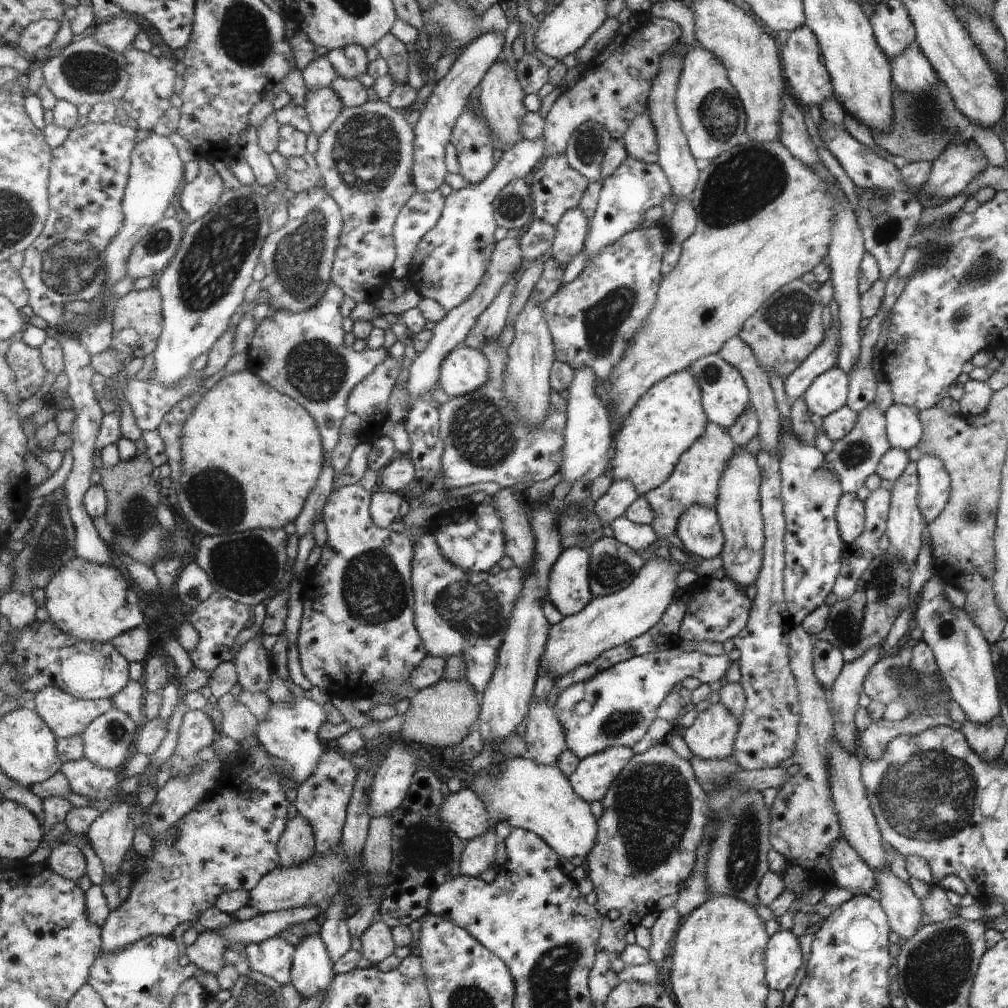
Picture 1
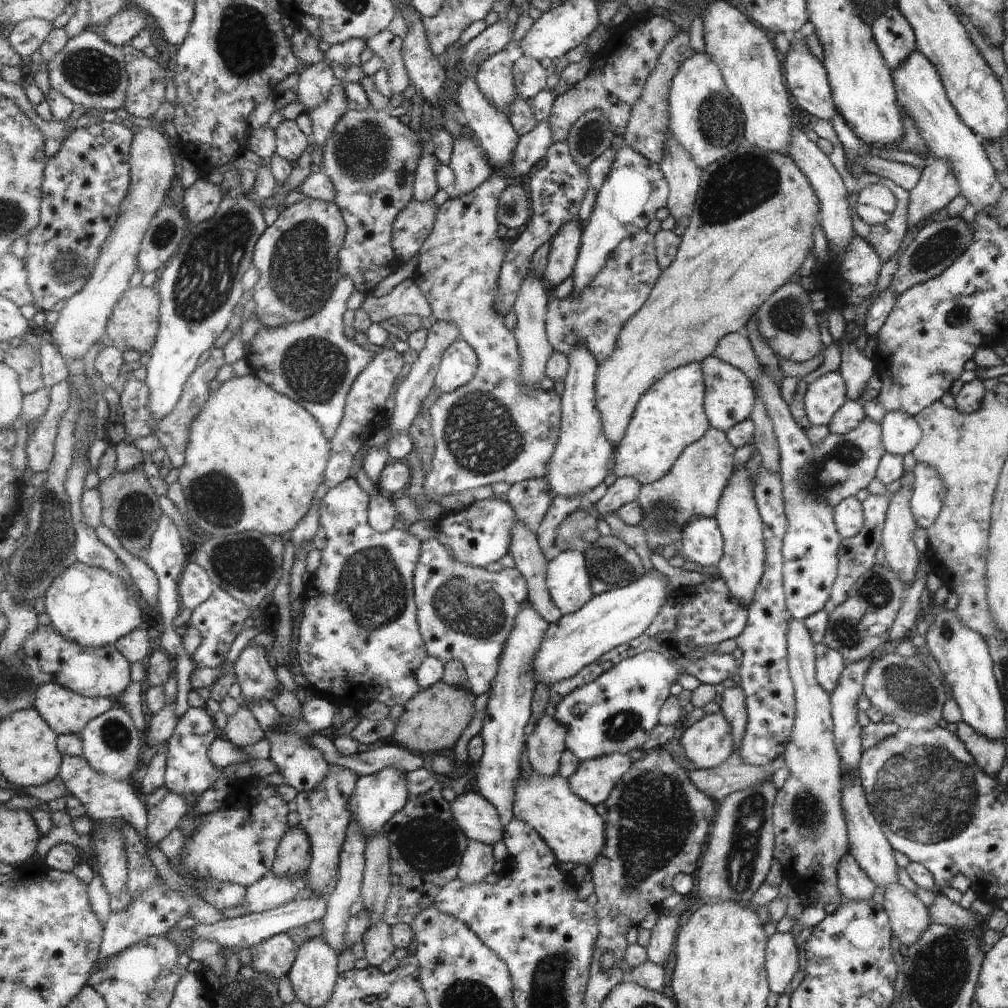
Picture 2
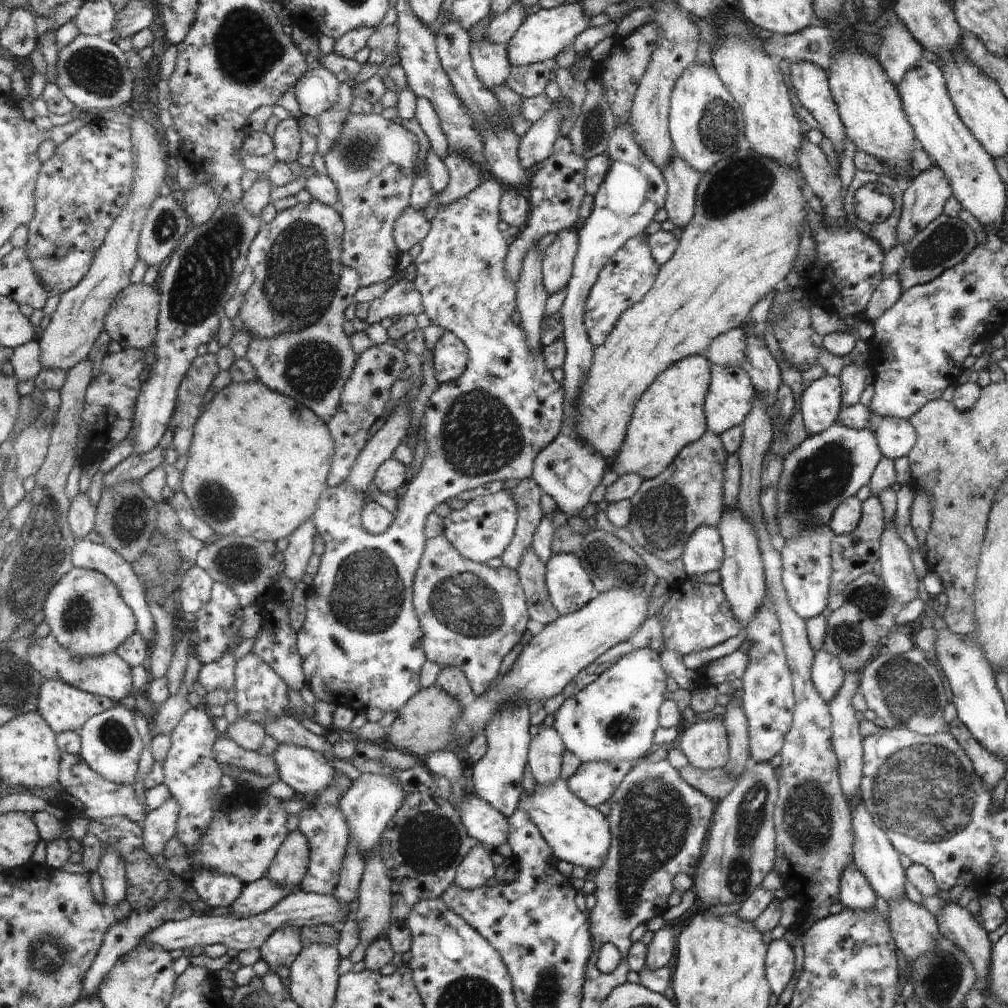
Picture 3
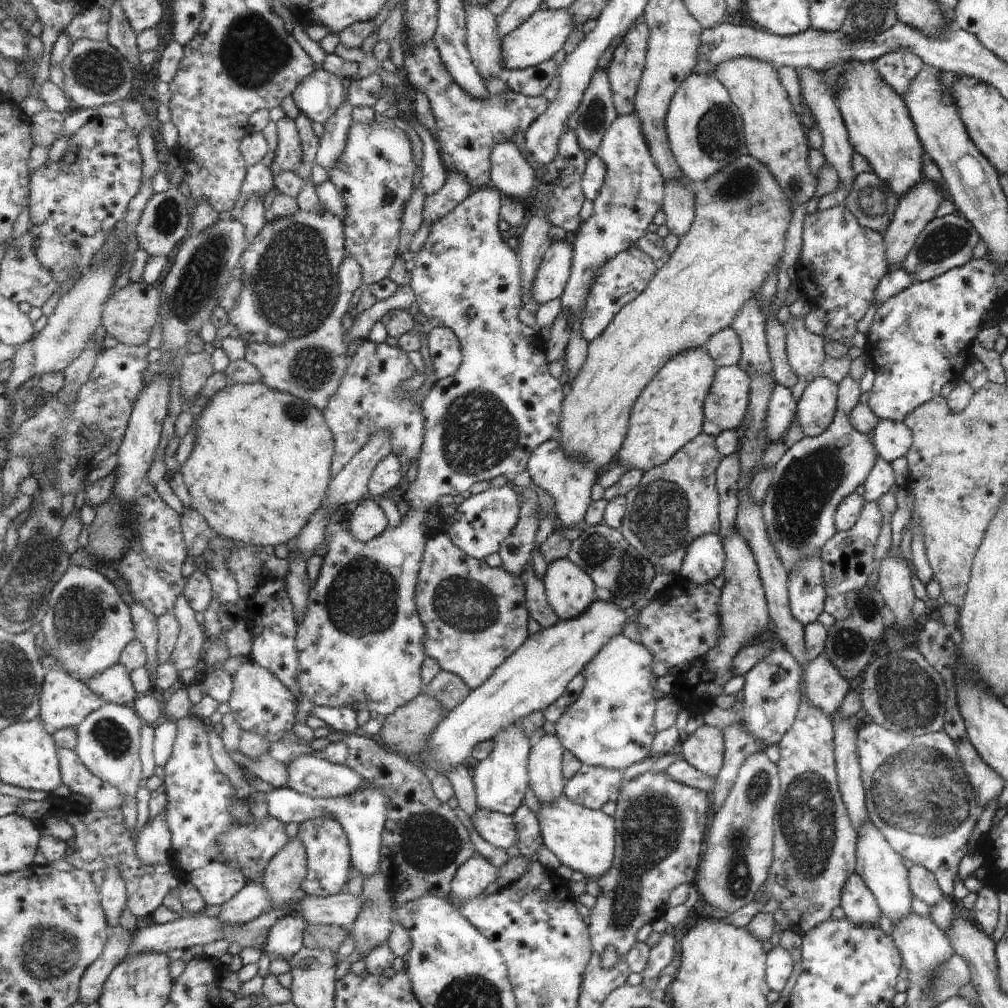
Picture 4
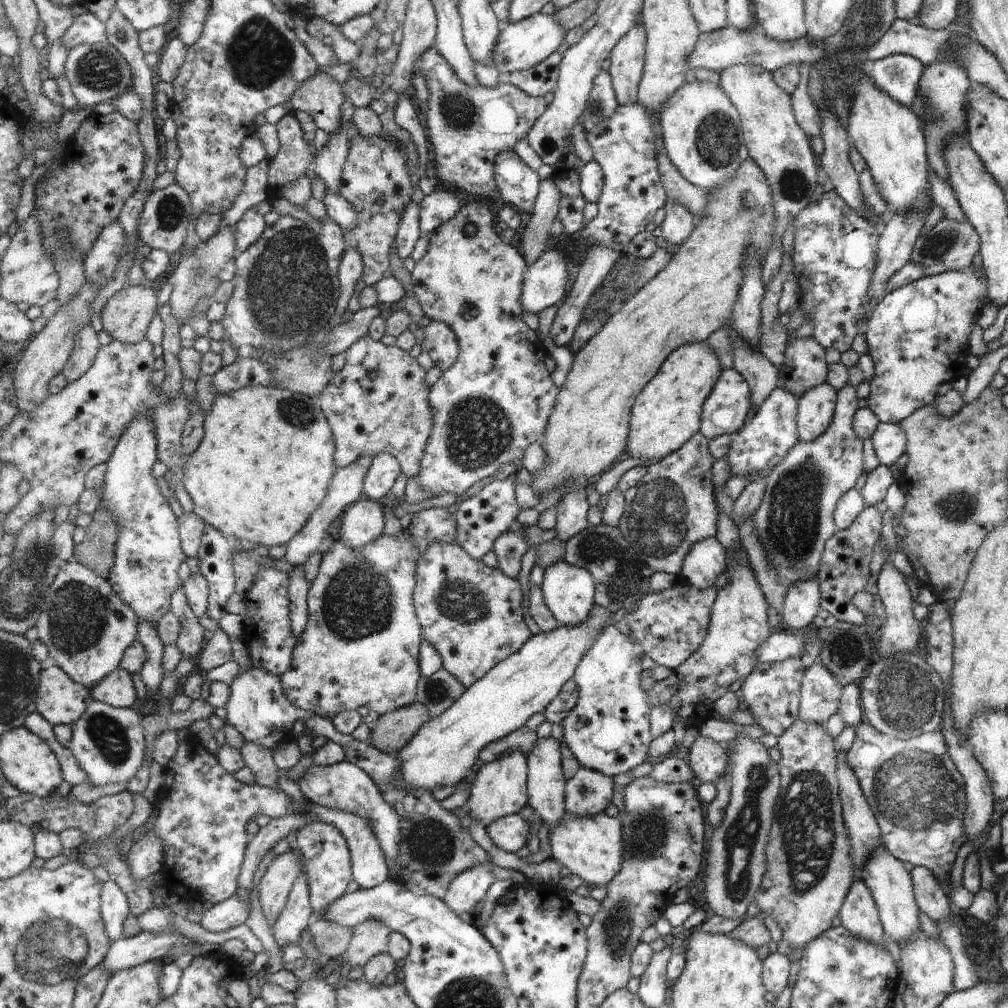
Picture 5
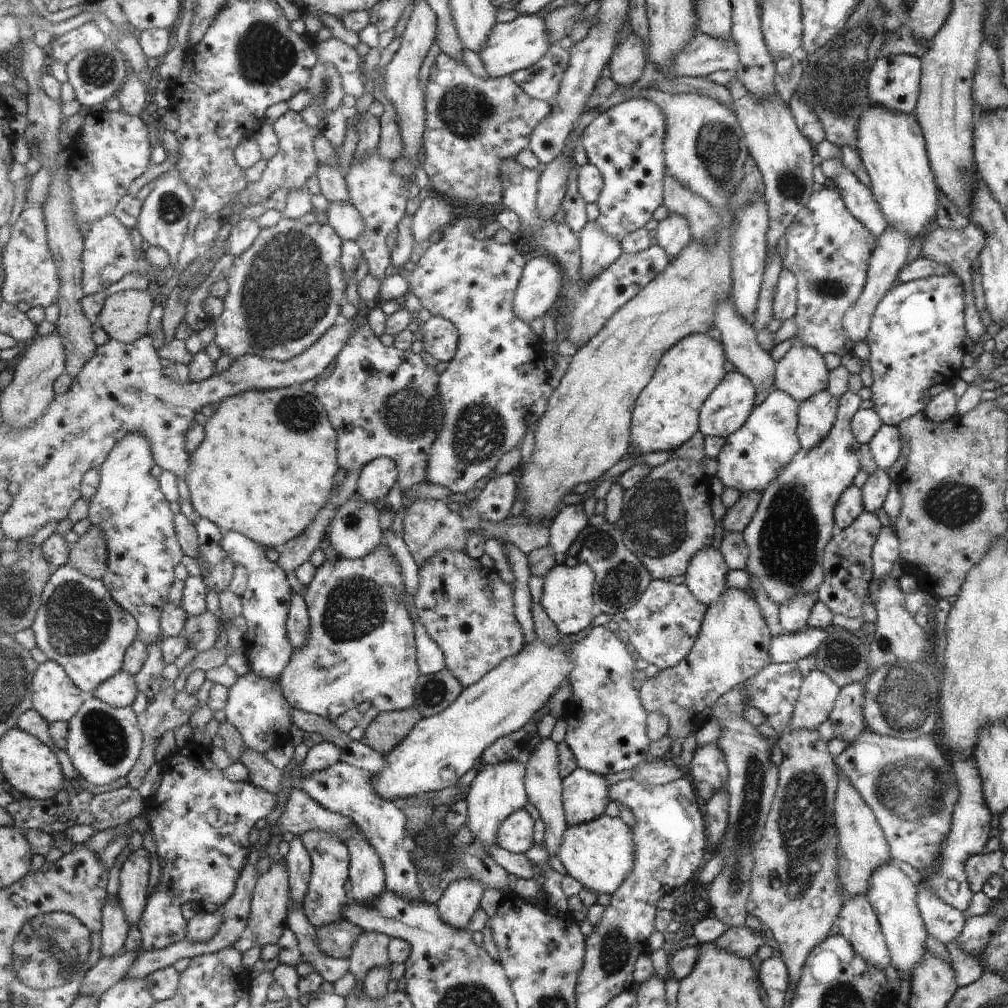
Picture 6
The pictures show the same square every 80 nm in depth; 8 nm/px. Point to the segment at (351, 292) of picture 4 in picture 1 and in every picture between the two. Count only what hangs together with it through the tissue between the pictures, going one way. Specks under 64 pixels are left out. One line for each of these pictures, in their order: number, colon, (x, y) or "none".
1: (302, 354)
2: (311, 361)
3: (313, 366)

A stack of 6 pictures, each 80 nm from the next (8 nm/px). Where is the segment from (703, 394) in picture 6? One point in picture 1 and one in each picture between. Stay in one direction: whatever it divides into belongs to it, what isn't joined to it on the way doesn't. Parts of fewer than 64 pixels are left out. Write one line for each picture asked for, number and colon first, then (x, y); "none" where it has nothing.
1: (667, 421)
2: (671, 416)
3: (671, 415)
4: (669, 414)
5: (668, 413)

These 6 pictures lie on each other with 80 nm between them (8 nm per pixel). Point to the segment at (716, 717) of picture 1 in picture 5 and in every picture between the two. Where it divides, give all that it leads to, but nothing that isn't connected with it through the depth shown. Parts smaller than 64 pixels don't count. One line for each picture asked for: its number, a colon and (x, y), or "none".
2: (707, 743)
3: (704, 743)
4: (704, 748)
5: (707, 758)

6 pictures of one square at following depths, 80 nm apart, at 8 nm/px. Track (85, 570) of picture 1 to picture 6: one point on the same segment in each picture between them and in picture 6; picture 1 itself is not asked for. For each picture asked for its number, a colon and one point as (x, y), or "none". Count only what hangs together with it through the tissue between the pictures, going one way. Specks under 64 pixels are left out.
2: (90, 605)
3: (85, 610)
4: (88, 624)
5: (86, 627)
6: (79, 624)

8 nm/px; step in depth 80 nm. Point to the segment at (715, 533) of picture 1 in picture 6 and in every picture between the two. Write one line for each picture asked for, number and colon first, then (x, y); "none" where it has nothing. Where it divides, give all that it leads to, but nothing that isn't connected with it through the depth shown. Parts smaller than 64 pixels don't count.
2: (702, 541)
3: (704, 552)
4: (705, 557)
5: (707, 560)
6: (706, 574)

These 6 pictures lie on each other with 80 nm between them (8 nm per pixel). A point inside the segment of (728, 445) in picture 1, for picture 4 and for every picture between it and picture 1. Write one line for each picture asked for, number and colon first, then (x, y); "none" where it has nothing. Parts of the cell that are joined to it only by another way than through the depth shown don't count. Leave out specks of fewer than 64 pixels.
2: (693, 487)
3: (667, 510)
4: (674, 504)

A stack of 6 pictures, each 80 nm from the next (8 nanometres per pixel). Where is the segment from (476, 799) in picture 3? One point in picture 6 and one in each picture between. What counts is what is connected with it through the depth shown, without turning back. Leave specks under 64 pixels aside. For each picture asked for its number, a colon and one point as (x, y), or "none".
4: (498, 829)
5: (510, 833)
6: (516, 833)

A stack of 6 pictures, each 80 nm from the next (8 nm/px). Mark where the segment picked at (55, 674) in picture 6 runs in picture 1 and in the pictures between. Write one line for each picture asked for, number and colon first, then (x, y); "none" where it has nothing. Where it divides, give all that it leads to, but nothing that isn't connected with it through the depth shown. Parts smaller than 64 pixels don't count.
1: (68, 716)
2: (68, 713)
3: (65, 708)
4: (65, 702)
5: (61, 700)

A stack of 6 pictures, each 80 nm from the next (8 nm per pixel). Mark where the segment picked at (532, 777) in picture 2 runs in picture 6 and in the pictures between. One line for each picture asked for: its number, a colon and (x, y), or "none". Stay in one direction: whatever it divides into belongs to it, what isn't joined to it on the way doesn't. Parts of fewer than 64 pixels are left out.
3: (580, 834)
4: (583, 839)
5: (592, 848)
6: (600, 854)

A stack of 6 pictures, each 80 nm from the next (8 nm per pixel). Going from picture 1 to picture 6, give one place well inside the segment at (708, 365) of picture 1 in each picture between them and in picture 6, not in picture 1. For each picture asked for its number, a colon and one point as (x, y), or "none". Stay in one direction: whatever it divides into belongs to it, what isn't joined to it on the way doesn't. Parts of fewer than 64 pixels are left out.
2: (728, 398)
3: (731, 391)
4: (727, 402)
5: (725, 411)
6: (727, 409)

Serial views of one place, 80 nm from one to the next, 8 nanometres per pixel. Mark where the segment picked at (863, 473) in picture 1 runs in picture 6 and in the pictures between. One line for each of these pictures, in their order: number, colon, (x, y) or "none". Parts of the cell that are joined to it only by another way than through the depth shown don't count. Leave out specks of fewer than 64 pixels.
2: (841, 465)
3: (825, 468)
4: (809, 480)
5: (793, 520)
6: (785, 537)

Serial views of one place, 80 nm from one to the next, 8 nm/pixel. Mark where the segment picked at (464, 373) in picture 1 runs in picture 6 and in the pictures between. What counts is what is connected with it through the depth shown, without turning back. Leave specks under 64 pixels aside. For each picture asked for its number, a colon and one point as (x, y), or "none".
2: (460, 364)
3: (451, 357)
4: (447, 355)
5: (441, 343)
6: (441, 339)

